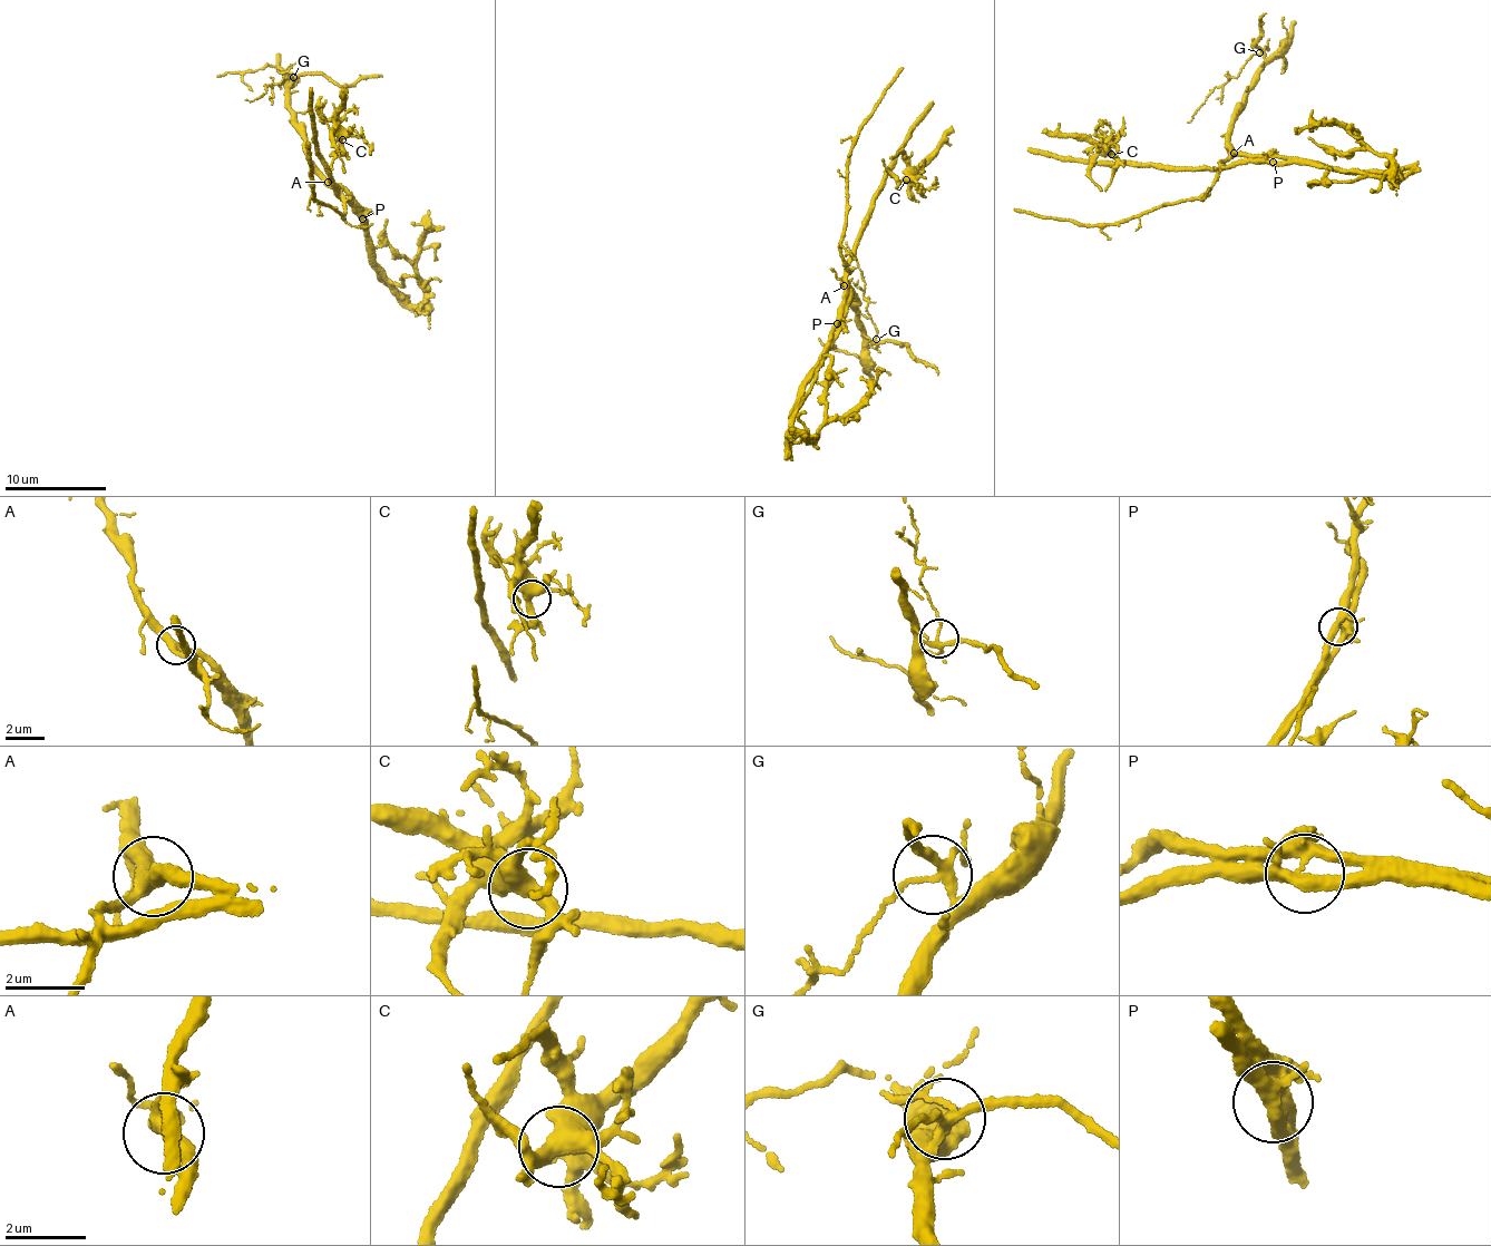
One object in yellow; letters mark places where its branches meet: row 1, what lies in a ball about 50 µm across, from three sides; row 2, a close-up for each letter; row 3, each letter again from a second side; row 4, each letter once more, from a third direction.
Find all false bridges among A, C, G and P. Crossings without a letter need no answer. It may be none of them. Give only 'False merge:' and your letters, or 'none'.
False merge: P

